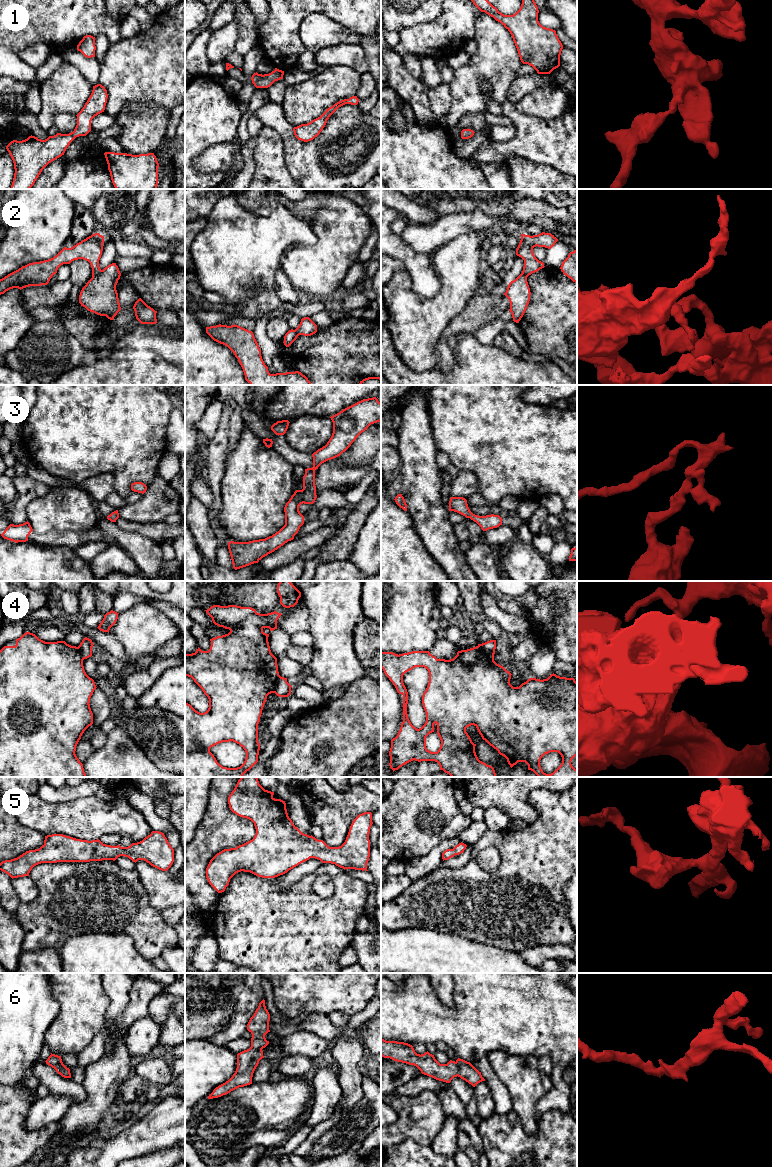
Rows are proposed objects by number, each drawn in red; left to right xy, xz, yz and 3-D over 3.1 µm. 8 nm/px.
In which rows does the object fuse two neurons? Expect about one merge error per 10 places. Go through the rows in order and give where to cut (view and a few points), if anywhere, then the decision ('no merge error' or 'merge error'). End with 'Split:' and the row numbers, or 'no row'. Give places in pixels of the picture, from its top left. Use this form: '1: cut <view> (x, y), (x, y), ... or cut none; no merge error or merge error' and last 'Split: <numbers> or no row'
1: cut none; no merge error
2: cut none; no merge error
3: cut none; no merge error
4: cut yz (477, 646), (484, 653), (493, 657); merge error
5: cut none; no merge error
6: cut none; no merge error
Split: 4

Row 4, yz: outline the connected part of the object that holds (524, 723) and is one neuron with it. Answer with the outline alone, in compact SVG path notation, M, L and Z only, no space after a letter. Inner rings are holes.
M478 646L458 651L450 660L437 659L429 651L412 651L399 655L381 652L381 668L397 692L403 695L403 722L397 736L391 740L389 751L389 766L393 772L415 760L435 761L440 770L451 777L496 777L494 768L478 759L475 752L476 744L466 732L467 727L474 725L482 739L504 756L511 768L518 762L525 762L528 770L533 771L538 777L577 777L577 769L571 764L572 759L577 756L577 682L574 678L560 677L553 673L547 679L530 678L519 687L513 687L510 684L512 674L497 664L494 657L484 654ZM415 667L424 667L429 673L428 686L422 696L426 722L419 729L414 727L408 718L408 692L403 683L403 675ZM435 723L441 745L437 752L431 752L426 748L426 737L434 732ZM550 752L558 752L562 757L562 763L553 773L546 774L541 769L540 760Z

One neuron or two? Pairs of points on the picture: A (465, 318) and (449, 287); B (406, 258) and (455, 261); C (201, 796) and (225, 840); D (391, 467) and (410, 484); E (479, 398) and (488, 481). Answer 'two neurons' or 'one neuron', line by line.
A: two neurons
B: two neurons
C: two neurons
D: two neurons
E: one neuron

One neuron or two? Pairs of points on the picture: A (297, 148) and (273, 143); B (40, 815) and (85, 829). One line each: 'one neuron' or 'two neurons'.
A: two neurons
B: one neuron

